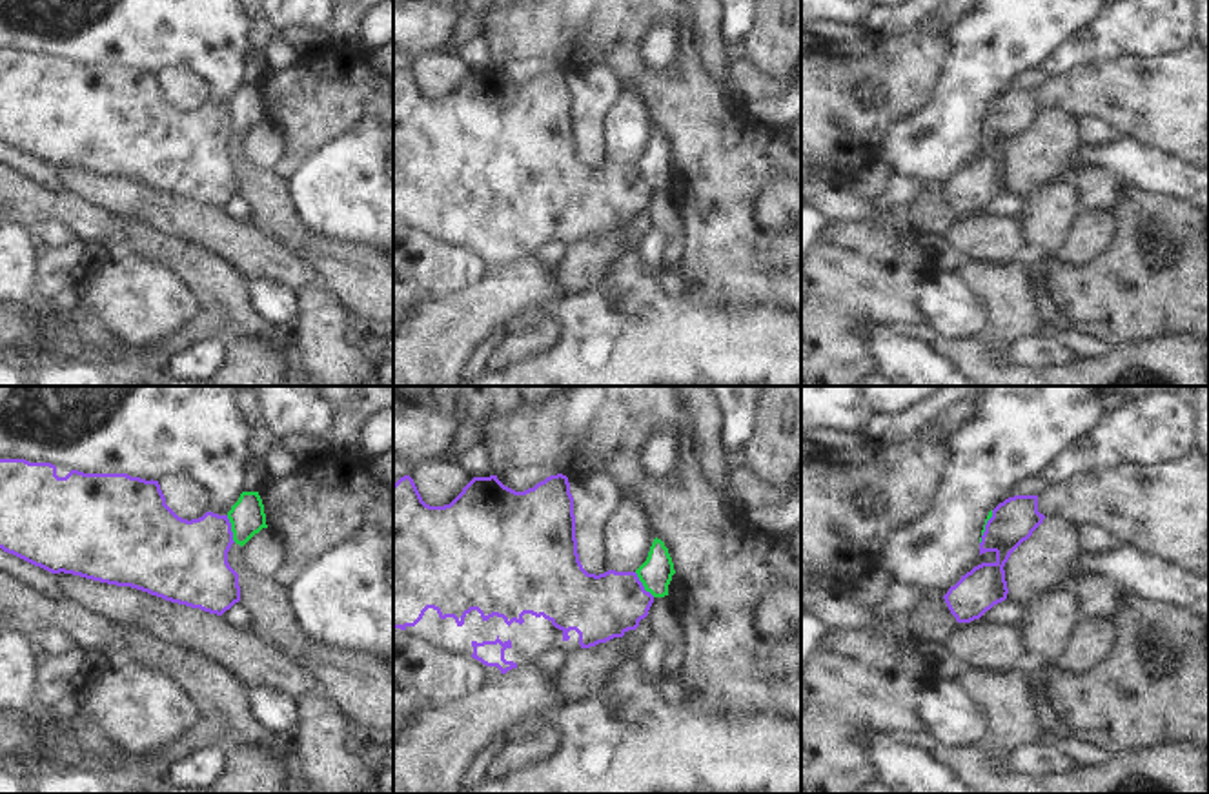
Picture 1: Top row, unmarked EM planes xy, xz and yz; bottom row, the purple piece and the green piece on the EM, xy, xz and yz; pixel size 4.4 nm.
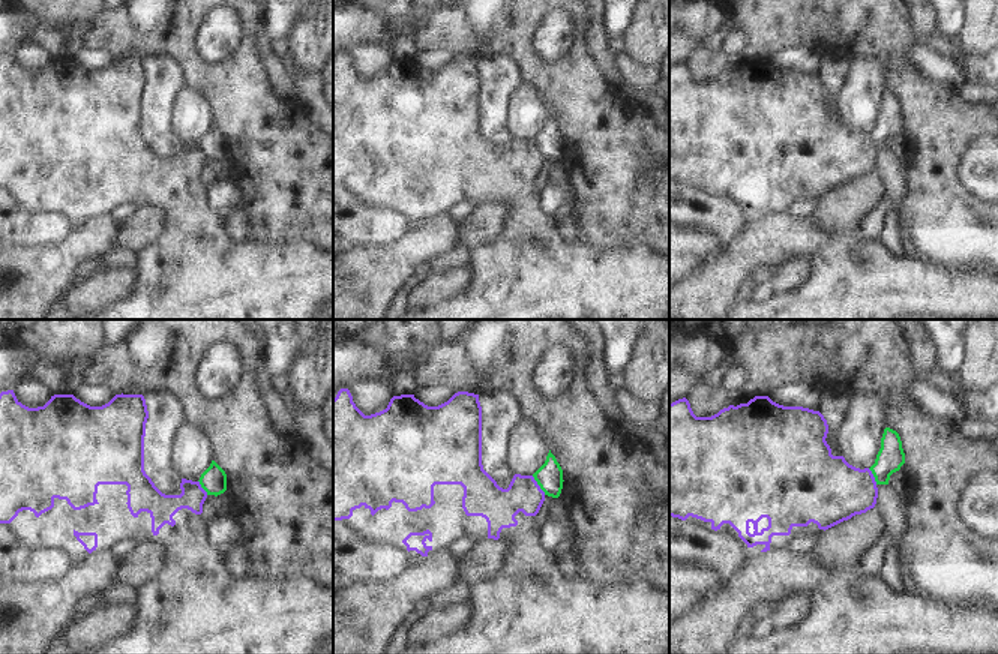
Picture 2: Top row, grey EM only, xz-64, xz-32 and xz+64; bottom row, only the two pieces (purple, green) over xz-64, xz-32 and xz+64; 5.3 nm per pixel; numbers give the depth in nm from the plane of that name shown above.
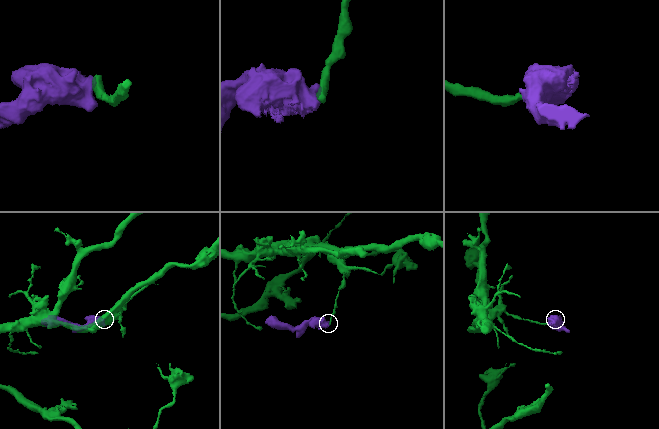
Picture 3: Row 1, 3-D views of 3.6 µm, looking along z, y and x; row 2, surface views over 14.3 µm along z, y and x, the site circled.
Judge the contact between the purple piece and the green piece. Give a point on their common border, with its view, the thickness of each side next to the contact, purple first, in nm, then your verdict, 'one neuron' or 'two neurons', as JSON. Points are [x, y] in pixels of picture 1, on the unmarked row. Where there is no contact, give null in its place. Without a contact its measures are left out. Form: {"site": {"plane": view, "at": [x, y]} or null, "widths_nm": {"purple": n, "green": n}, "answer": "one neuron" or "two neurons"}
{"site": {"plane": "xy", "at": [230, 121]}, "widths_nm": {"purple": 360, "green": 160}, "answer": "two neurons"}

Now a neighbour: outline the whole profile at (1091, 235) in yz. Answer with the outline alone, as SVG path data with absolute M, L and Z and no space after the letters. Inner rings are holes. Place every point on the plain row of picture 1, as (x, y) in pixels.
M1122 208L1080 215L1071 228L1071 237L1058 255L1071 264L1085 264L1105 253L1118 229Z

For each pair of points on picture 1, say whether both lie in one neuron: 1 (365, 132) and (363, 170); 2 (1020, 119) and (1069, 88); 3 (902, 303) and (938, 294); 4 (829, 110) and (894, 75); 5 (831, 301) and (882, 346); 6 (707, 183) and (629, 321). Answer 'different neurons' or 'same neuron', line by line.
1: same neuron
2: same neuron
3: different neurons
4: same neuron
5: different neurons
6: different neurons

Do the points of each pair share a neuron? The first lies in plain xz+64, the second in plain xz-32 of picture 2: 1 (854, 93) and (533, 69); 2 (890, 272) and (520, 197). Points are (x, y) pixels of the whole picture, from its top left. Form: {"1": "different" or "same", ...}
{"1": "different", "2": "same"}

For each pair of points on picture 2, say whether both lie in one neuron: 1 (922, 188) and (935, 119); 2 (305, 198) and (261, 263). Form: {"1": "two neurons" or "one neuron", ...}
{"1": "one neuron", "2": "two neurons"}

